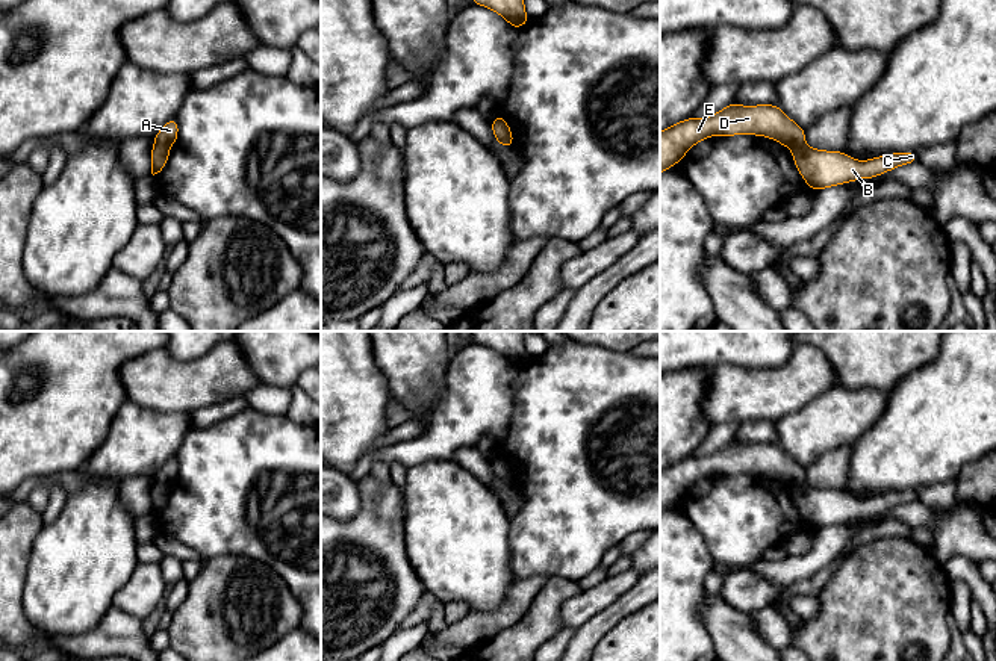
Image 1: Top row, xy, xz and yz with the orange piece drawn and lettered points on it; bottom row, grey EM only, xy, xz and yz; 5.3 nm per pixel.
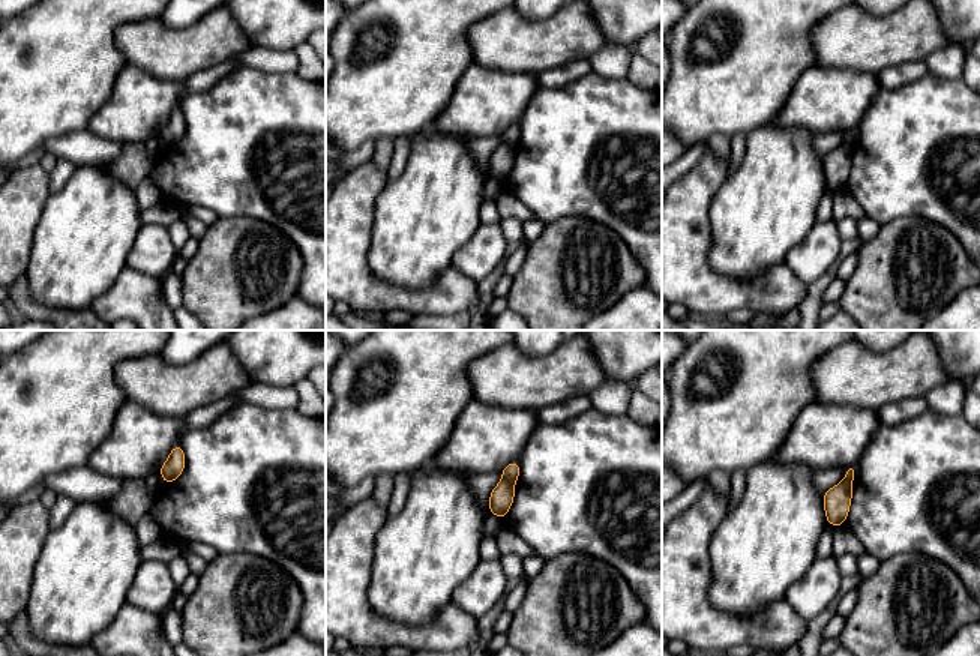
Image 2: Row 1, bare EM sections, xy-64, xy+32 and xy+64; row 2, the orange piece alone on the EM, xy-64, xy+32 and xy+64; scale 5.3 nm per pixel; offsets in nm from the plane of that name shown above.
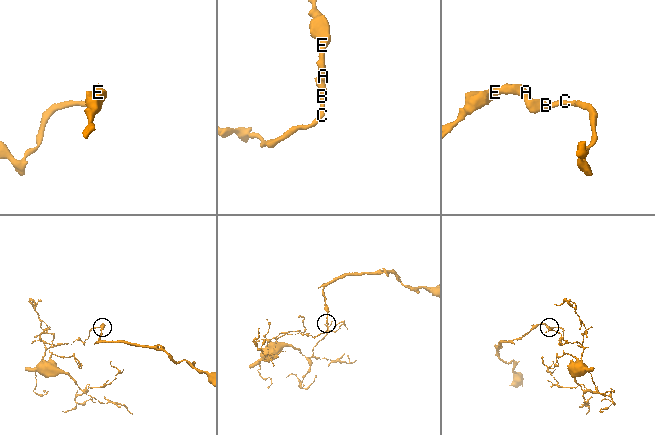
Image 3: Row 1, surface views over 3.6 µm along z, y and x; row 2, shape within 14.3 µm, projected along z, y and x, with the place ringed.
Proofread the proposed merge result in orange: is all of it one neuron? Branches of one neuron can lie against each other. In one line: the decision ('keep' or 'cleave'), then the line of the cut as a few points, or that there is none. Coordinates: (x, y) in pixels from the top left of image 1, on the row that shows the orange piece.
cleave; cut xy (155, 142), (168, 148)

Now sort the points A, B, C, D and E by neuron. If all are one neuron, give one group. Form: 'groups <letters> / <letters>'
groups A D E / B C

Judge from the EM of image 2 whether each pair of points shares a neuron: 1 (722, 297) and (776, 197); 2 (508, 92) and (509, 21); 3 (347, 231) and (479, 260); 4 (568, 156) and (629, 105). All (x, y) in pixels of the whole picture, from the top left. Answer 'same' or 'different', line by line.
1: different
2: different
3: different
4: same

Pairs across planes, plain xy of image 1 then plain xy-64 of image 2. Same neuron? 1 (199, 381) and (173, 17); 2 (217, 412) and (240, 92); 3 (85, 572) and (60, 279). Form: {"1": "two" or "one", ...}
{"1": "two", "2": "two", "3": "one"}

